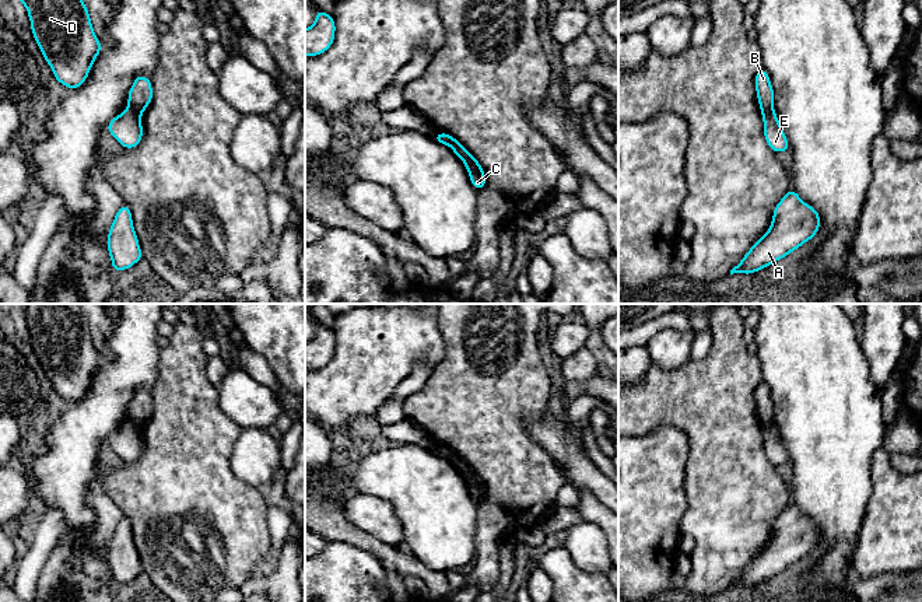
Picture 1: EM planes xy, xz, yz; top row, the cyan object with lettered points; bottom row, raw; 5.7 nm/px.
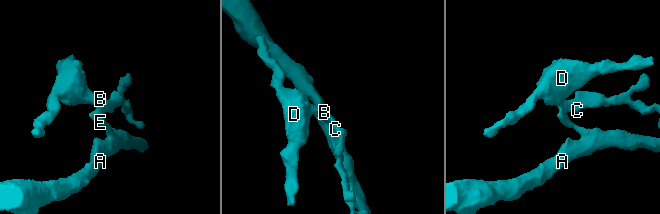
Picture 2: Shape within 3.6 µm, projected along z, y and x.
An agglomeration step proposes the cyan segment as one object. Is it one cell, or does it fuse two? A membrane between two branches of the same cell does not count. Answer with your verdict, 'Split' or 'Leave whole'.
Split

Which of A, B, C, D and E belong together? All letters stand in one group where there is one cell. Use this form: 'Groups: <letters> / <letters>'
Groups: A E / B C D

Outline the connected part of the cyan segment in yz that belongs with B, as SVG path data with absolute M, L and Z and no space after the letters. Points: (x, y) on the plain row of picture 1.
M764 382L757 385L754 399L761 424L774 423L775 407L769 395L769 388Z

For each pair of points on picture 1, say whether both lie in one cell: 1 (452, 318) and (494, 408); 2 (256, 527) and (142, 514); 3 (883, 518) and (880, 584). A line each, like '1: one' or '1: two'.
1: one
2: one
3: two

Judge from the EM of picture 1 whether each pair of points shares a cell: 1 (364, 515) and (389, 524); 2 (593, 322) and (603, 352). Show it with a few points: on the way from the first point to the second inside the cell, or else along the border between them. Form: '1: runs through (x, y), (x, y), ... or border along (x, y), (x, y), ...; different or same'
1: runs through (370, 515), (375, 515), (384, 524); same
2: runs through (595, 329), (596, 345); same

